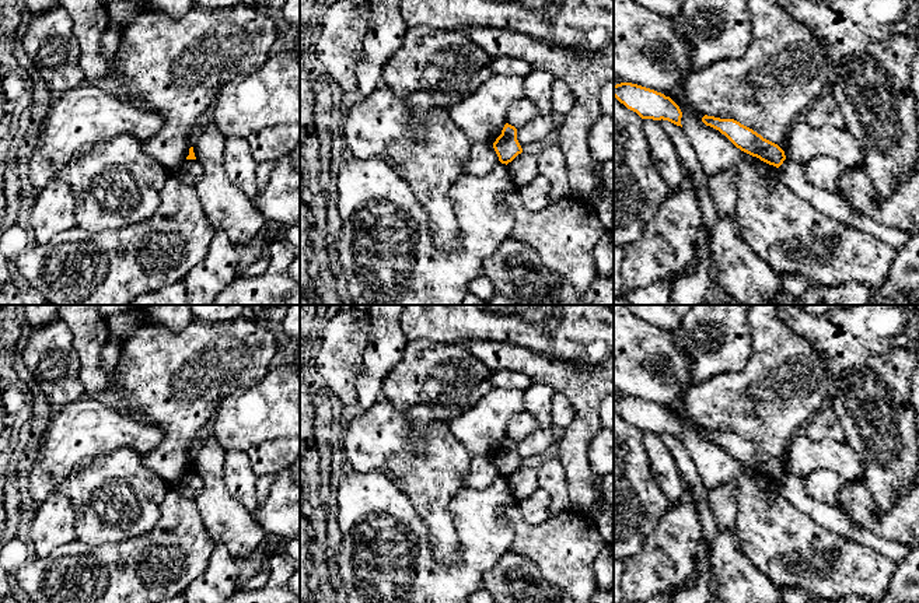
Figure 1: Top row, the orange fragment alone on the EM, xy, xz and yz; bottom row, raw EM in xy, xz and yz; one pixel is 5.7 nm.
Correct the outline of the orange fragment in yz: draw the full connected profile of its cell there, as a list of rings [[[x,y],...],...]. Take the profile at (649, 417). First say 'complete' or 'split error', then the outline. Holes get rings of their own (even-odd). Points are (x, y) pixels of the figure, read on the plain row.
complete | [[[621,396],[614,399],[614,410],[642,432],[663,432],[682,441],[679,420],[661,406],[632,396]]]

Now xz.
complete | [[[509,437],[504,438],[502,448],[493,456],[493,462],[502,477],[511,476],[523,462],[517,453],[517,442]]]

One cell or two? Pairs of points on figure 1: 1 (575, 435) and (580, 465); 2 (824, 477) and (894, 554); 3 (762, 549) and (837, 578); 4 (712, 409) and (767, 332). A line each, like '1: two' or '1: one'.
1: one
2: two
3: one
4: one

